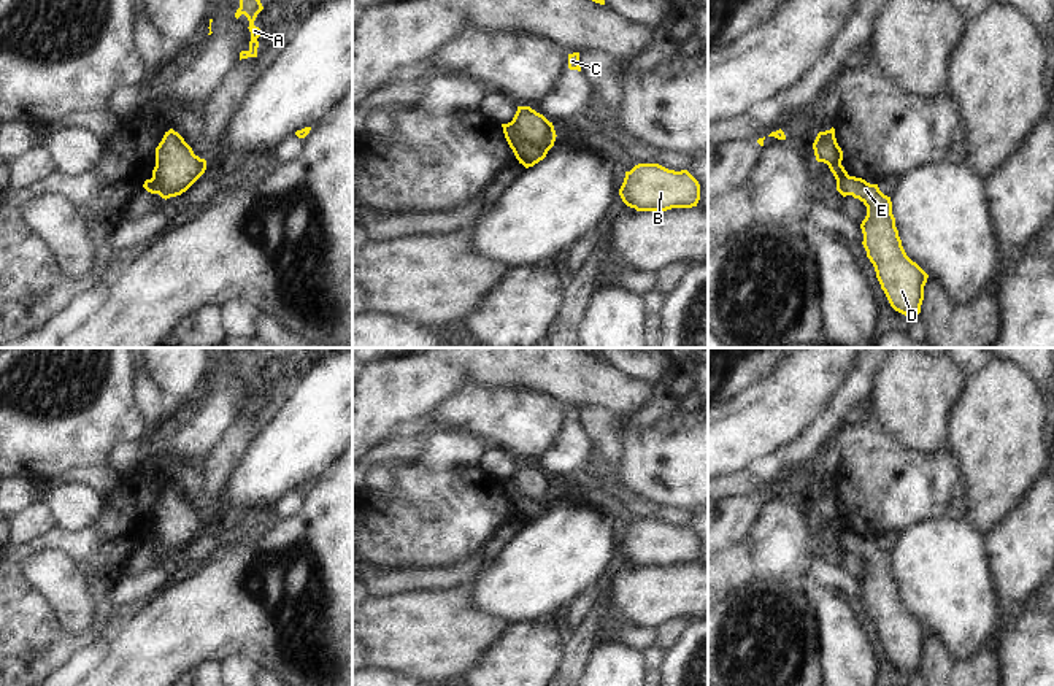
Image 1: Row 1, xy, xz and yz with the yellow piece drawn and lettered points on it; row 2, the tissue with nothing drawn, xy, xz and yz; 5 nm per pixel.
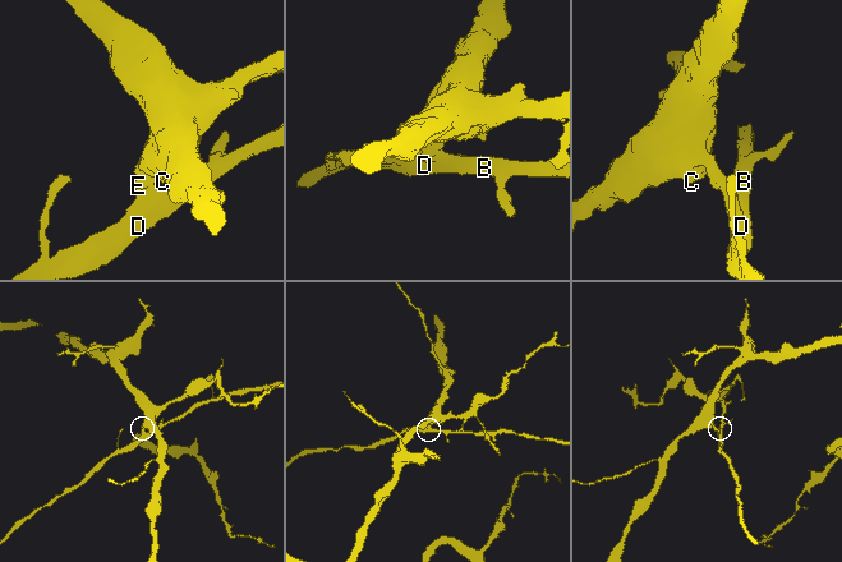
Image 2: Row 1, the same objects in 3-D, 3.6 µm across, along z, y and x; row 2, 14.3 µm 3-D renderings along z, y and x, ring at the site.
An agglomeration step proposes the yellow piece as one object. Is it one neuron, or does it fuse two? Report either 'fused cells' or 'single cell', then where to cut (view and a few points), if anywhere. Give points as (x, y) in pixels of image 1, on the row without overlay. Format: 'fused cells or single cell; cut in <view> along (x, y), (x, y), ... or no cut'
fused cells; cut in xz along (510, 478), (526, 497), (548, 505)

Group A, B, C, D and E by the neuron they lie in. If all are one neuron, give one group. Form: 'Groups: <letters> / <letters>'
Groups: A C / B D E.

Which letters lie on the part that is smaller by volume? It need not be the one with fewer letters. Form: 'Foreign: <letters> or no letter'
Foreign: B, D, E

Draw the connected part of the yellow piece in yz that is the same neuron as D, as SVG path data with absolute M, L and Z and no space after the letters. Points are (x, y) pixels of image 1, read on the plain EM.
M856 532L841 534L838 548L843 553L852 551L867 562L867 572L860 580L867 613L891 662L913 675L921 669L929 630L906 611L902 602L891 553L884 551L878 540Z

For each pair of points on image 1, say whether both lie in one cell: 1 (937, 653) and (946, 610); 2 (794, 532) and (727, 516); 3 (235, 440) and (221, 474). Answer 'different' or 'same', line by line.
1: different
2: different
3: same

